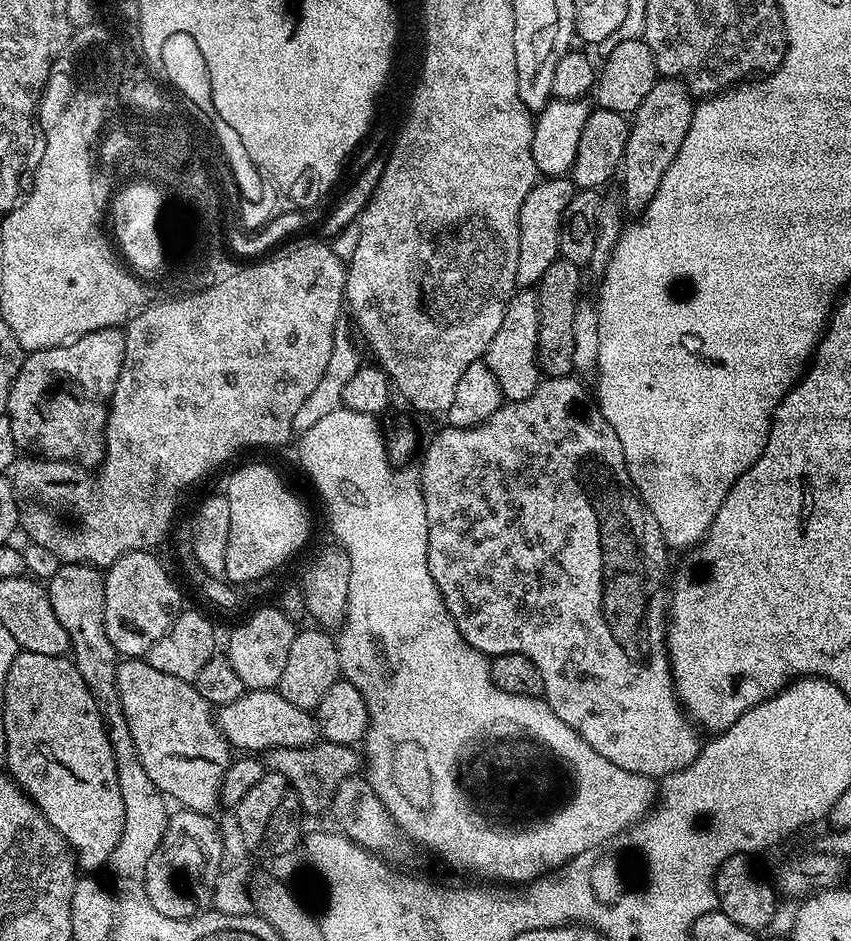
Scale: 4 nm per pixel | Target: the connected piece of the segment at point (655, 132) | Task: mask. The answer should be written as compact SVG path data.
M657 79L650 94L642 98L642 106L638 106L631 117L624 163L618 169L619 179L624 179L622 195L625 209L643 210L652 201L662 182L662 174L670 170L670 162L674 162L678 150L682 150L682 142L686 142L686 130L690 130L693 107L694 97L682 80Z

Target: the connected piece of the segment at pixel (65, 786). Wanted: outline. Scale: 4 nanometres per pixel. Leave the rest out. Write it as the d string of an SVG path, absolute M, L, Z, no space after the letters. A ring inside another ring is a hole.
M23 650L17 651L14 662L10 662L10 674L6 674L6 686L2 690L4 696L4 756L8 759L8 768L6 768L7 775L11 776L24 793L31 798L38 806L38 810L42 810L42 814L50 822L50 826L54 826L54 830L58 830L58 834L62 834L62 838L68 843L69 848L75 850L74 855L78 861L79 867L84 868L85 873L92 874L95 868L100 868L109 863L112 858L112 851L114 846L118 846L118 838L122 838L122 826L124 825L124 807L122 806L122 790L118 790L118 770L116 769L116 759L114 758L114 750L110 750L110 738L106 734L106 726L102 722L102 714L98 714L98 705L94 703L94 698L90 694L90 690L86 687L86 682L82 682L82 674L78 674L75 664L72 663L68 656L51 656L50 654L34 654L33 652L25 652Z

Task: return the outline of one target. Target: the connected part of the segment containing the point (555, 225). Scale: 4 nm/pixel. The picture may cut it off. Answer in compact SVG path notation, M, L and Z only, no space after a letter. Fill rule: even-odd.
M544 178L526 194L520 211L520 249L518 250L518 270L516 283L528 290L539 285L540 280L550 270L550 266L560 254L560 227L566 210L576 196L578 189L568 178Z

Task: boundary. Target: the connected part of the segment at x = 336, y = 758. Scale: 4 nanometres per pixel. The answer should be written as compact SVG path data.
M327 742L266 749L262 753L262 759L267 771L282 774L286 782L290 782L290 786L298 794L301 809L305 813L320 812L323 808L325 811L331 805L339 784L346 777L357 775L361 771L359 768L362 768L362 756L355 747Z

